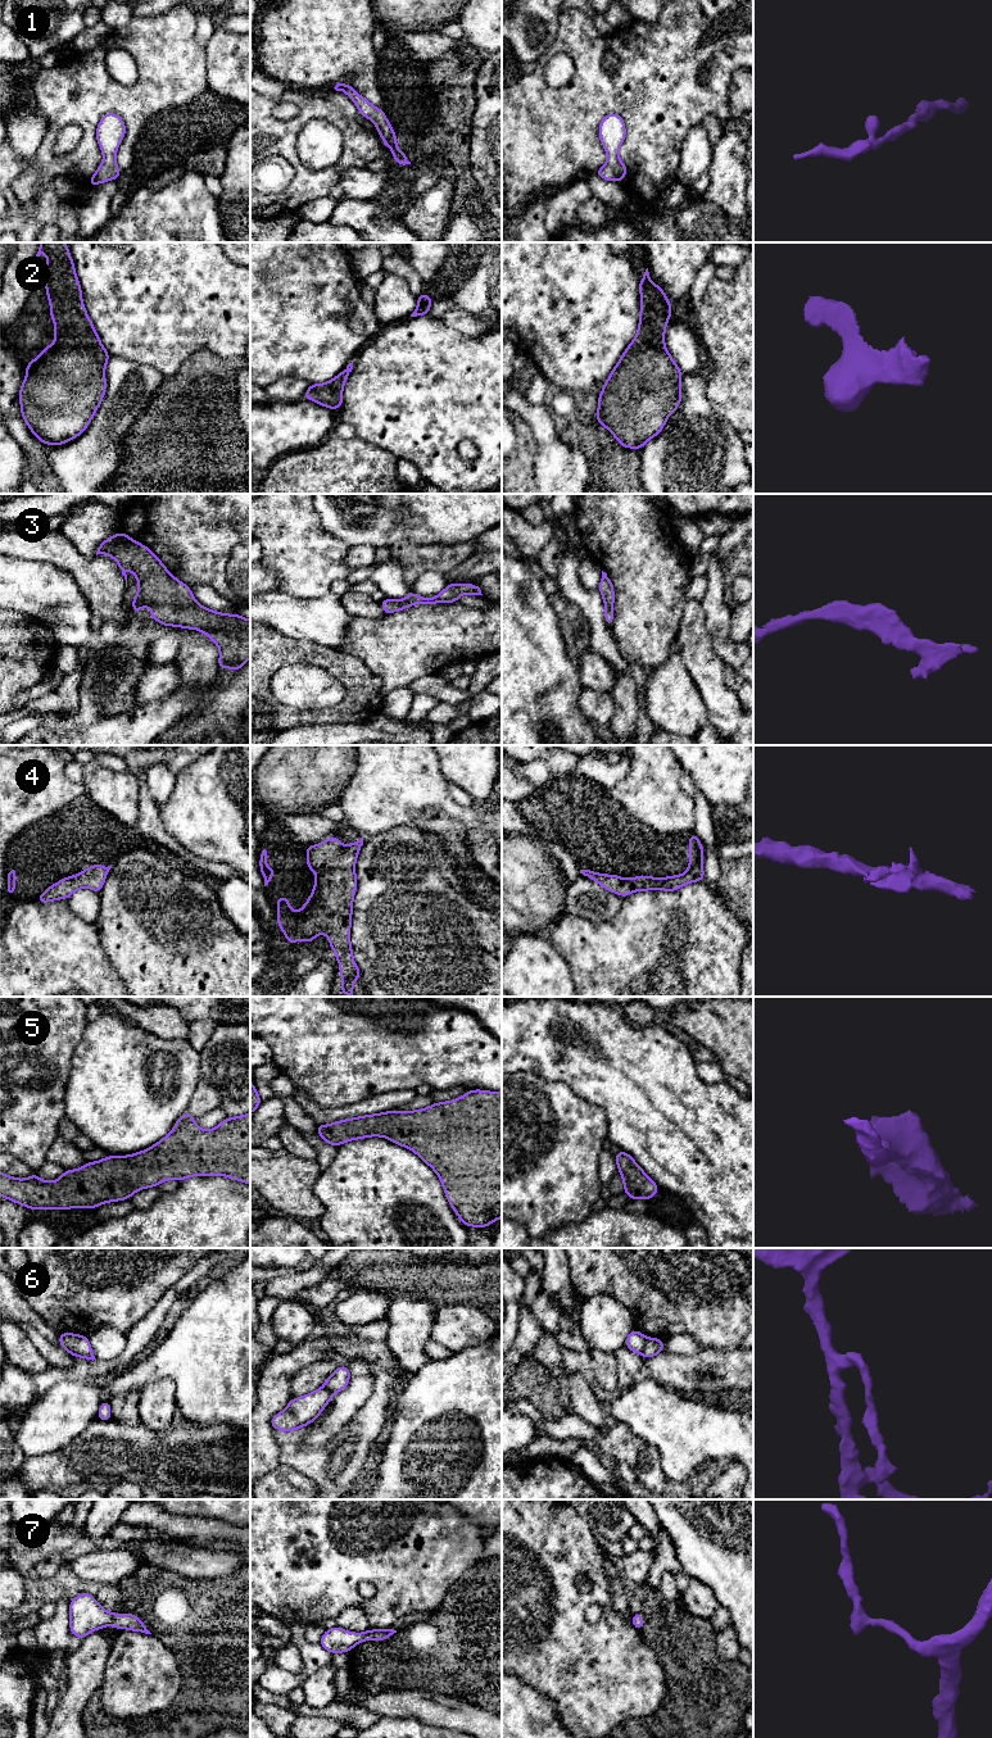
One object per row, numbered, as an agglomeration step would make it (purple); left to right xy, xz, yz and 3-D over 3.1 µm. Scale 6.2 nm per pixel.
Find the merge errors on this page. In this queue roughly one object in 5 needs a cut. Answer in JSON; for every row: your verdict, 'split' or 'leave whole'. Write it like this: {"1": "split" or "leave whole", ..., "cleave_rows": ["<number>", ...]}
{"1": "leave whole", "2": "leave whole", "3": "leave whole", "4": "leave whole", "5": "leave whole", "6": "leave whole", "7": "leave whole", "cleave_rows": []}

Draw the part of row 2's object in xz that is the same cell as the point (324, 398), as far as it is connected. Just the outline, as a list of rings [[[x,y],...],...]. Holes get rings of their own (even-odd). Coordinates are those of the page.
[[[353,362],[349,363],[341,373],[329,382],[309,385],[303,398],[307,400],[313,400],[320,405],[332,410],[338,410],[343,404],[343,387],[352,369]]]

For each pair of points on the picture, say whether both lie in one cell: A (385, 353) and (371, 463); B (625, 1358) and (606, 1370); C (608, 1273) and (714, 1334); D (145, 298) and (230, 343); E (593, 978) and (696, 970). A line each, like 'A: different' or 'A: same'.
A: different
B: different
C: same
D: same
E: same

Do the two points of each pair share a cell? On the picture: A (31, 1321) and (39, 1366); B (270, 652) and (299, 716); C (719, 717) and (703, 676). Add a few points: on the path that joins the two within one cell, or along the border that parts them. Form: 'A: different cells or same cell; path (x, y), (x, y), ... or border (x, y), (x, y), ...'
A: different cells; border (17, 1325), (50, 1365)
B: same cell; path (263, 672), (263, 697), (279, 712)
C: same cell; path (719, 707), (719, 699), (712, 686)

